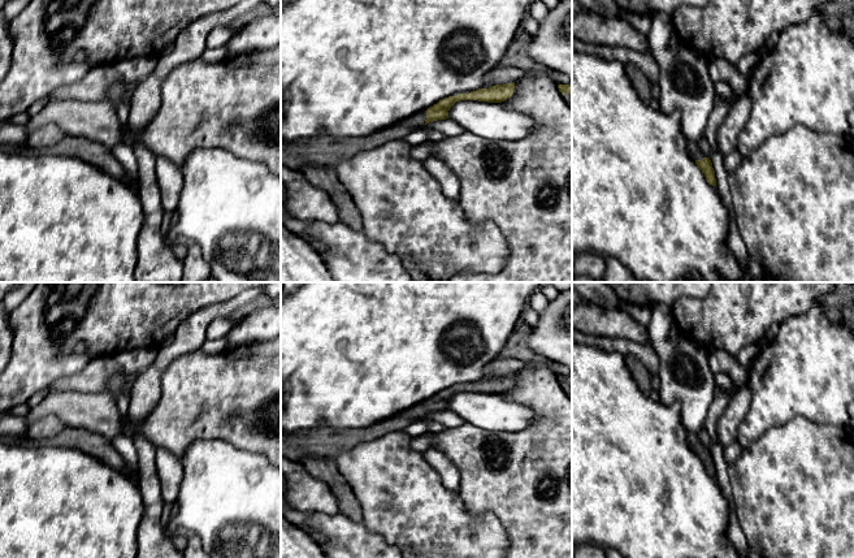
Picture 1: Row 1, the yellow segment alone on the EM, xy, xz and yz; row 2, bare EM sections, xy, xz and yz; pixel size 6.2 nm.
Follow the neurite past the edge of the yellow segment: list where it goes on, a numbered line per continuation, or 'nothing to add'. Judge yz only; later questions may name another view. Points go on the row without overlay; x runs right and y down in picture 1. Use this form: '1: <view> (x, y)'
1: yz (694, 442)

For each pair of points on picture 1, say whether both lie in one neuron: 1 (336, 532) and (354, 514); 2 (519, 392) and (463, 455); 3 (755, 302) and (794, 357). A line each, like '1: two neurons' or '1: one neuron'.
1: two neurons
2: one neuron
3: two neurons

